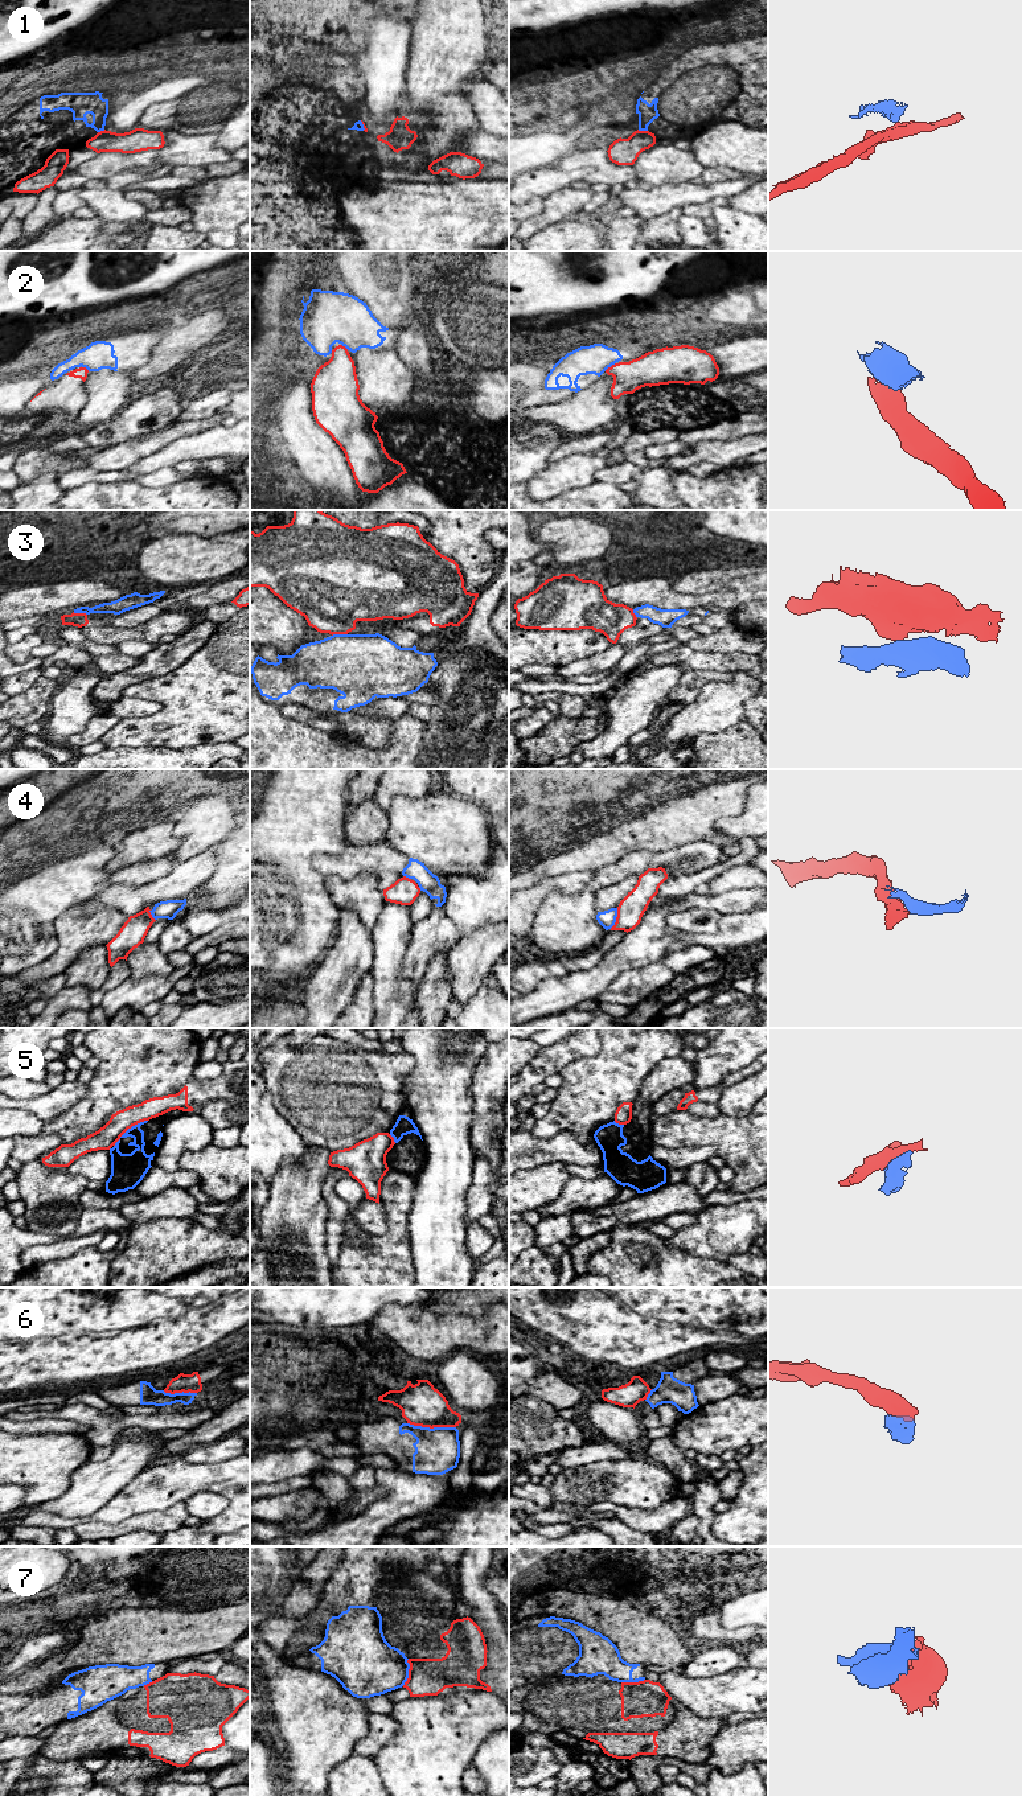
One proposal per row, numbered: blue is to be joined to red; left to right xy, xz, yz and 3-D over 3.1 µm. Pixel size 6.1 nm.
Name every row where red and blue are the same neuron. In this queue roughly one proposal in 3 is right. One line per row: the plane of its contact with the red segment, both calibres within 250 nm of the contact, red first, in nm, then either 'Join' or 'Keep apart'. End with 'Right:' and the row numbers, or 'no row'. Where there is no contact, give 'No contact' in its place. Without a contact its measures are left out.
1: Touches red in yz. Thickness 160 nm (red) against 110 nm. Keep apart
2: Touches red in yz. Thickness 200 nm (red) against 180 nm. Keep apart
3: Touches red in xz. Thickness 440 nm (red) against 400 nm. Keep apart
4: Touches red in yz. Thickness 160 nm (red) against 110 nm. Keep apart
5: Touches red in xy. Thickness 140 nm (red) against 190 nm. Keep apart
6: Touches red in xz. Thickness 260 nm (red) against 280 nm. Keep apart
7: Touches red in xz. Thickness 220 nm (red) against 360 nm. Keep apart
Right: no row

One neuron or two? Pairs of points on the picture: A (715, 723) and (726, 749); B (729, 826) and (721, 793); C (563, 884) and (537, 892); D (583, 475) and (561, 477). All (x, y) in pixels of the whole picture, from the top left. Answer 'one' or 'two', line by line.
A: two
B: two
C: one
D: one

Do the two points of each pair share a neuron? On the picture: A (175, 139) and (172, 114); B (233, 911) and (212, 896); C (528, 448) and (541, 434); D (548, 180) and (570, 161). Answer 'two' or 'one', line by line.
A: two
B: two
C: one
D: two

